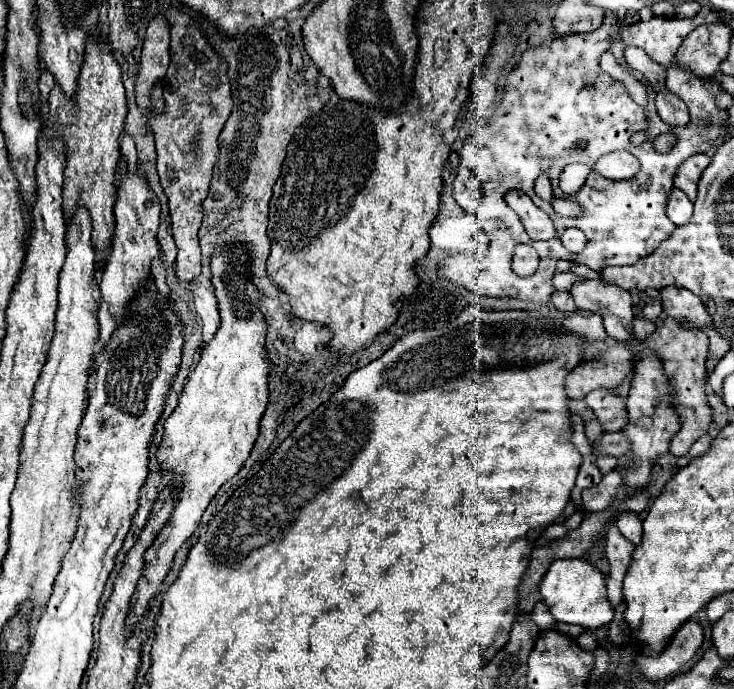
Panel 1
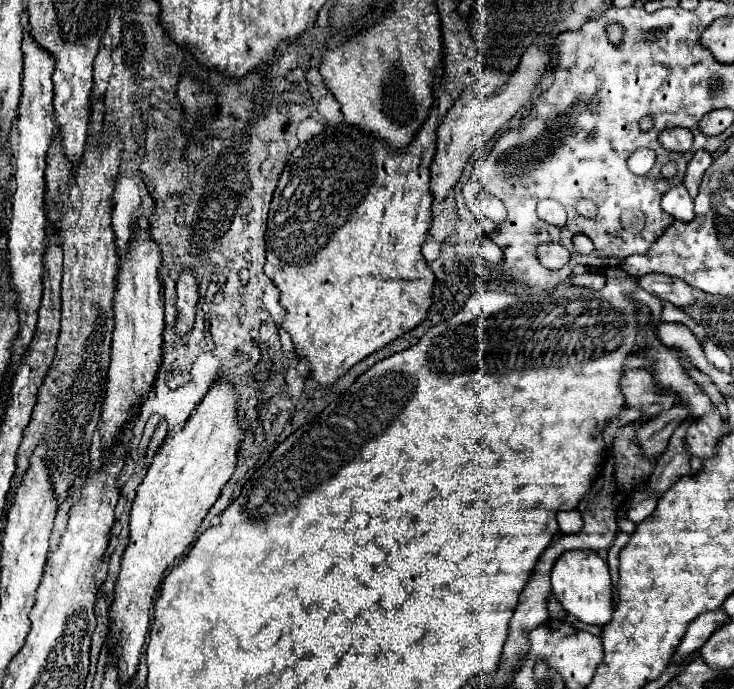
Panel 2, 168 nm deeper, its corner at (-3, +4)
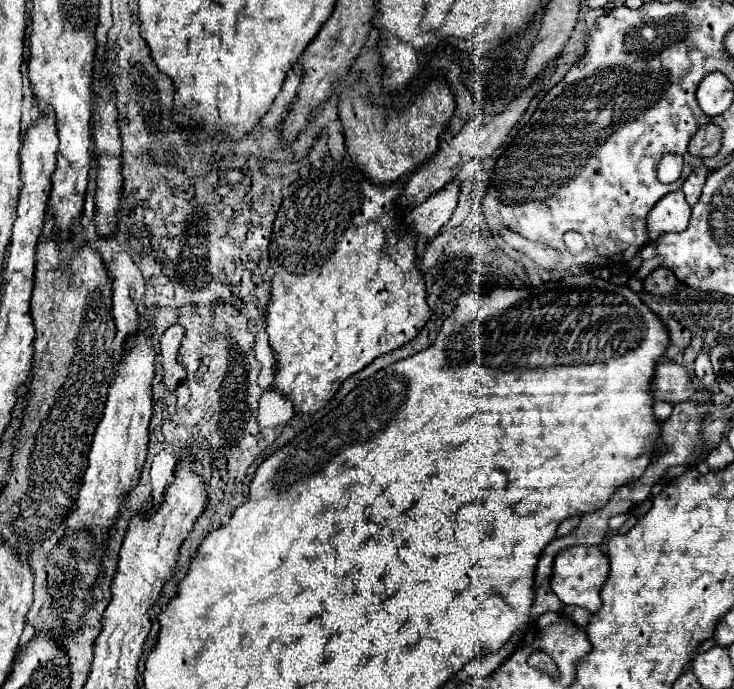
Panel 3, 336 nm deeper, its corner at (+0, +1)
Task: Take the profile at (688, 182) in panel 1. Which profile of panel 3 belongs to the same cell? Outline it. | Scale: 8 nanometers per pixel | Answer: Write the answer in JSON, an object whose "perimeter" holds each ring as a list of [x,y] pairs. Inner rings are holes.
{"perimeter":[[[699,165],[699,167],[695,167],[695,169],[691,171],[691,175],[687,177],[687,181],[683,183],[683,191],[685,191],[687,203],[689,203],[691,207],[697,203],[697,199],[699,199],[699,195],[701,195],[701,189],[703,189],[703,185],[705,185],[707,175],[709,175],[709,169],[705,169],[703,165]]]}

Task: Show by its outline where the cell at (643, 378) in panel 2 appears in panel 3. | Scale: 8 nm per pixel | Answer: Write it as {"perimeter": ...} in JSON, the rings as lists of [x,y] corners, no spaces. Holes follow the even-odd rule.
{"perimeter":[[[679,363],[657,365],[651,383],[651,397],[655,401],[671,401],[675,405],[691,399],[691,395],[683,393],[695,393],[695,385],[691,383],[687,367]]]}

